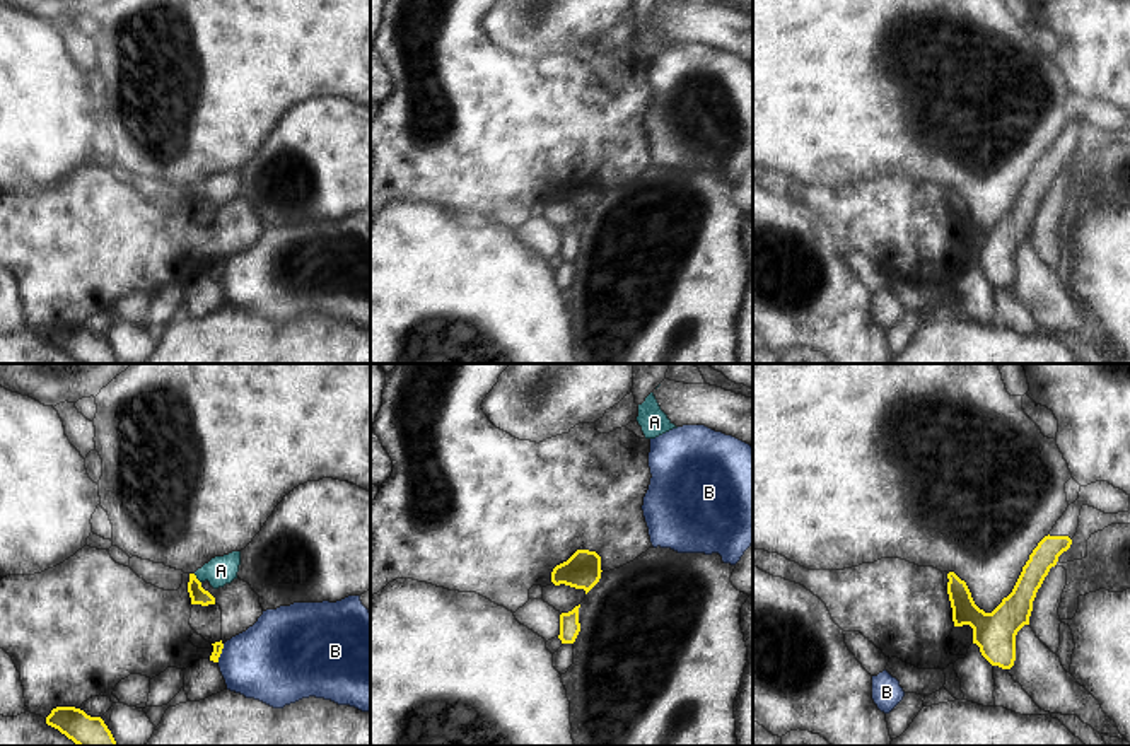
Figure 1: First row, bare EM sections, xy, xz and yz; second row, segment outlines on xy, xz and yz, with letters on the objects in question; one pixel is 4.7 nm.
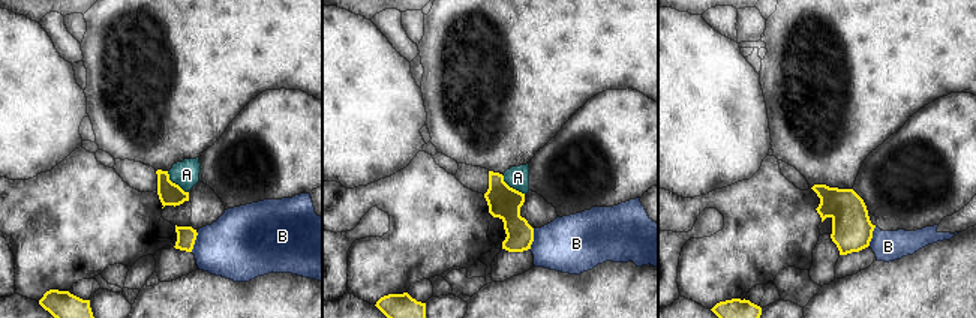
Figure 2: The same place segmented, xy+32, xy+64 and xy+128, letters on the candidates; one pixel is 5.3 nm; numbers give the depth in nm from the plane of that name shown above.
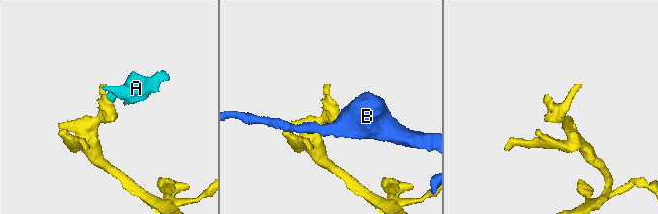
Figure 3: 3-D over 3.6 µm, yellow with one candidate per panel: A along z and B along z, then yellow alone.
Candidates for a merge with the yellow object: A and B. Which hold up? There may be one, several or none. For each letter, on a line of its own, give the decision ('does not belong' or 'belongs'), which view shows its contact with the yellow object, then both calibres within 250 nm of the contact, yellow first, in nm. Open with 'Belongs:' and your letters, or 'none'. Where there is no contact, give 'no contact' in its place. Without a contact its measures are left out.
Belongs: none
A: does not belong; meets yellow in xy; 80 nm thick on the yellow side, 140 nm on the other
B: does not belong; meets yellow in xy; 50 nm thick on the yellow side, 380 nm on the other

